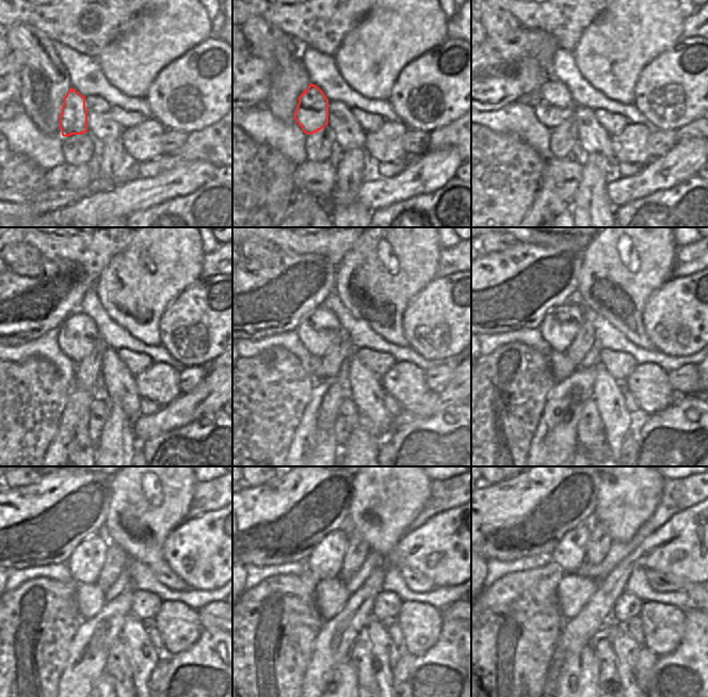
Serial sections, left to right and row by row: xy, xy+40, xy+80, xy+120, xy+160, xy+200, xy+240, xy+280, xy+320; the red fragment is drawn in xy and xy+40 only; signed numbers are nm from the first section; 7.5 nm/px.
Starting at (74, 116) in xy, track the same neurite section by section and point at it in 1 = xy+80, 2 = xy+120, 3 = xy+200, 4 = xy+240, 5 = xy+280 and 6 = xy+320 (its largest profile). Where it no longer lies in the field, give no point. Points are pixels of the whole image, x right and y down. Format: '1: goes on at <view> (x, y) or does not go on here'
1: goes on at xy+80 (553, 104)
2: goes on at xy+120 (77, 335)
3: goes on at xy+200 (559, 328)
4: goes on at xy+240 (84, 565)
5: goes on at xy+280 (325, 561)
6: goes on at xy+320 (569, 553)

